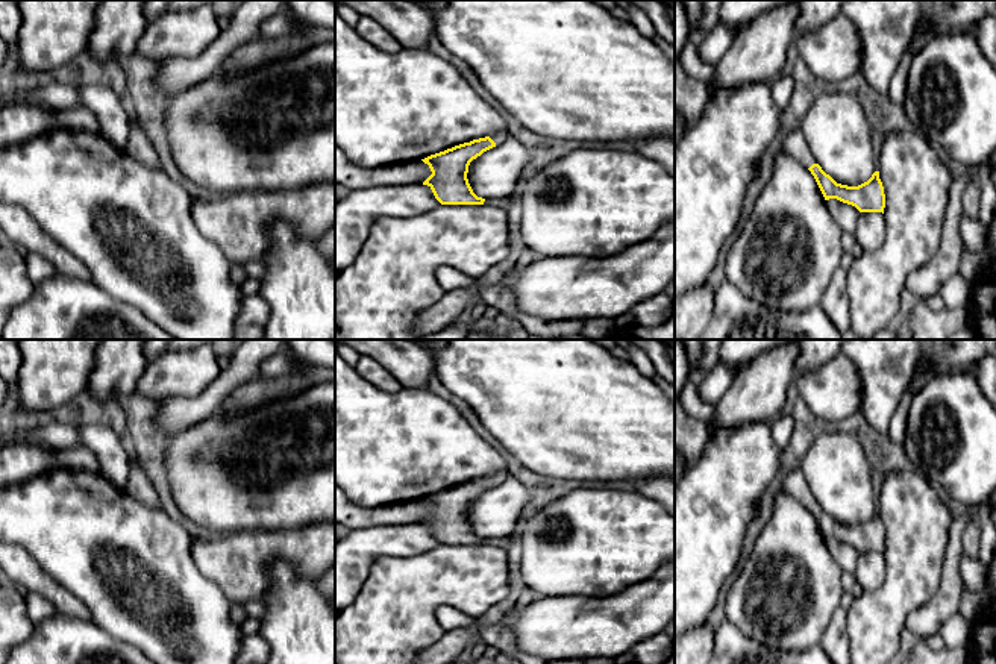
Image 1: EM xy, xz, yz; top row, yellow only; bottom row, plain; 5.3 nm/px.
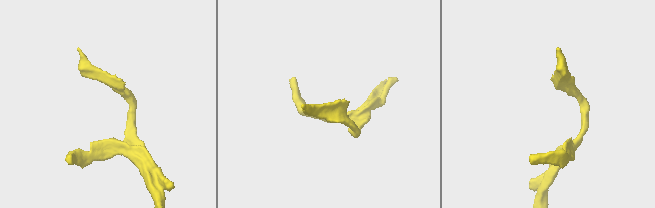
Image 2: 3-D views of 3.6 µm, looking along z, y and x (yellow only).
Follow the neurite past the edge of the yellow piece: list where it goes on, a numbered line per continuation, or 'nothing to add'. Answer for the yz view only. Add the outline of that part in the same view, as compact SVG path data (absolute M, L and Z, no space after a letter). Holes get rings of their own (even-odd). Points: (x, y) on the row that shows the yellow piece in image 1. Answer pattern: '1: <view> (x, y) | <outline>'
1: yz (793, 143) | M797 127L788 133L782 133L779 136L779 143L782 152L796 158L805 168L810 168L813 164L817 164L816 158L813 156L802 129Z

